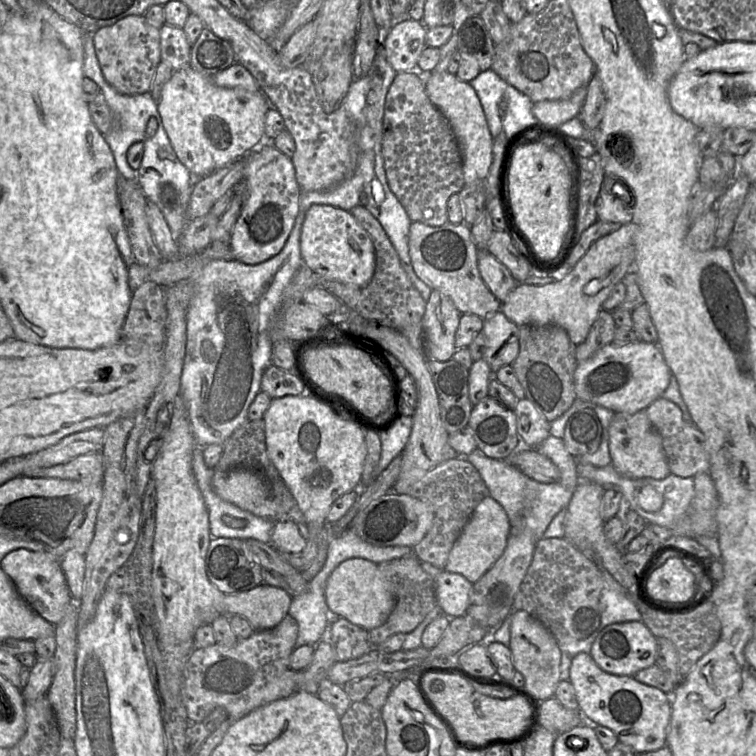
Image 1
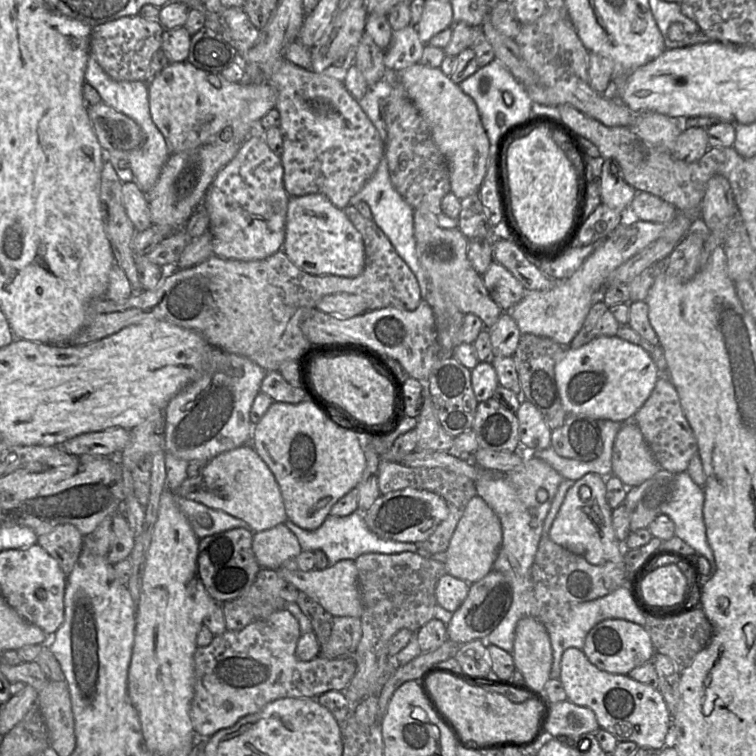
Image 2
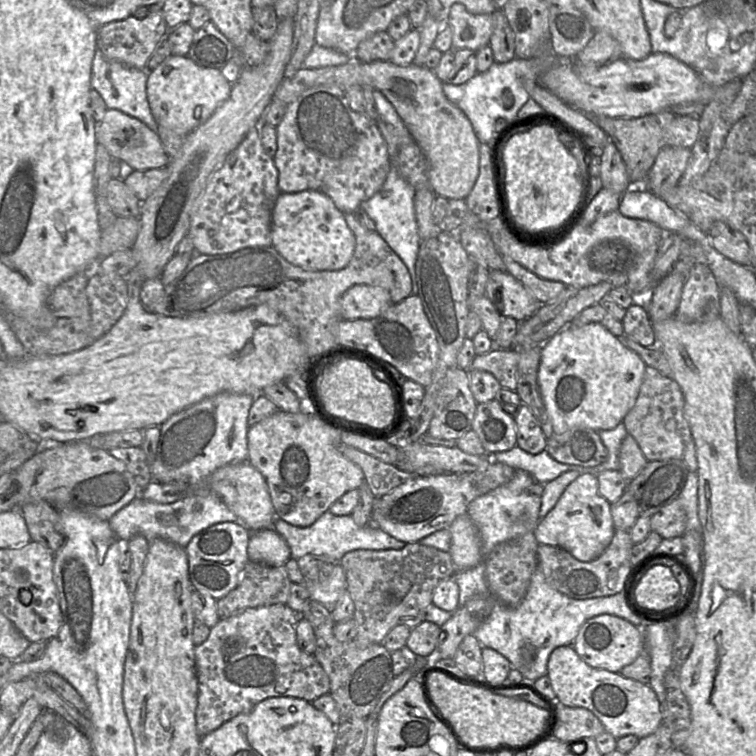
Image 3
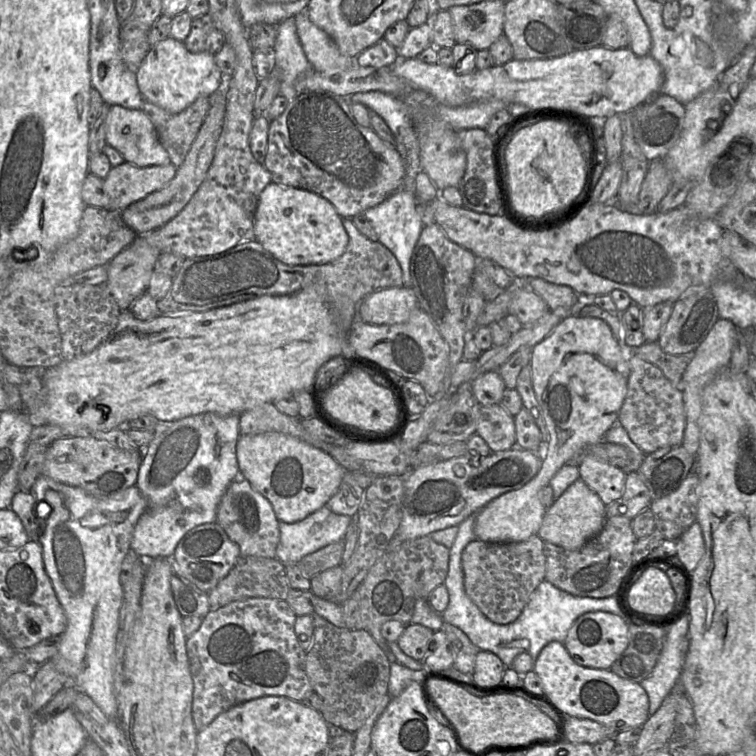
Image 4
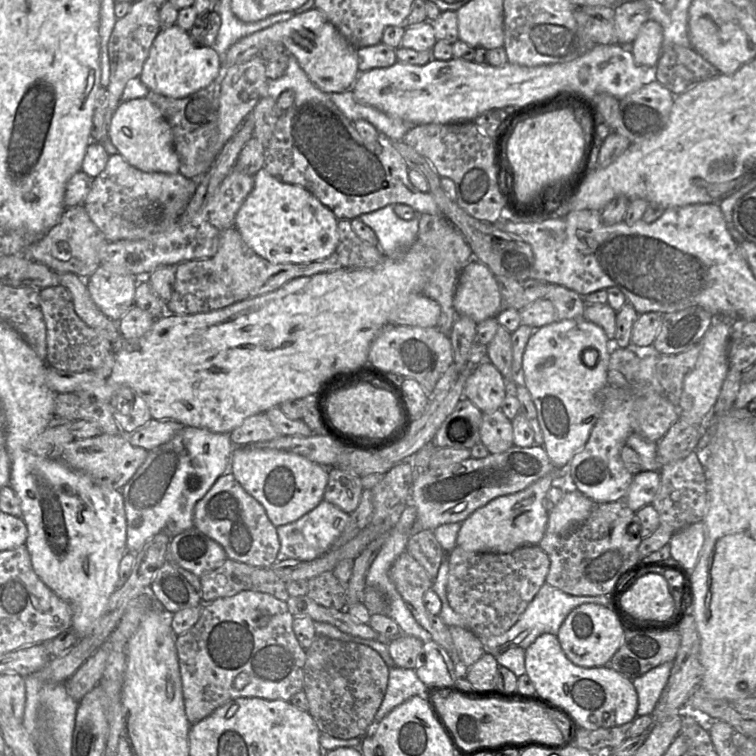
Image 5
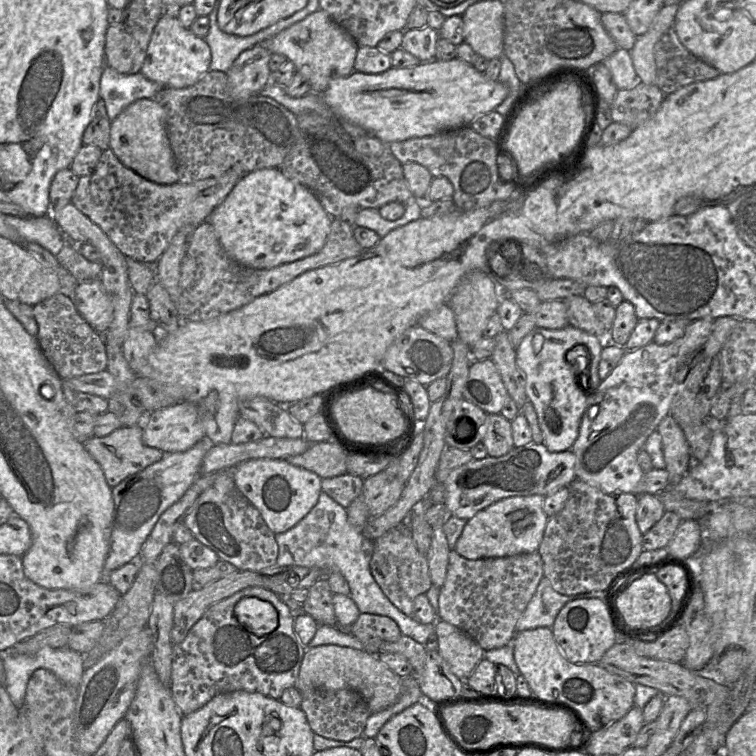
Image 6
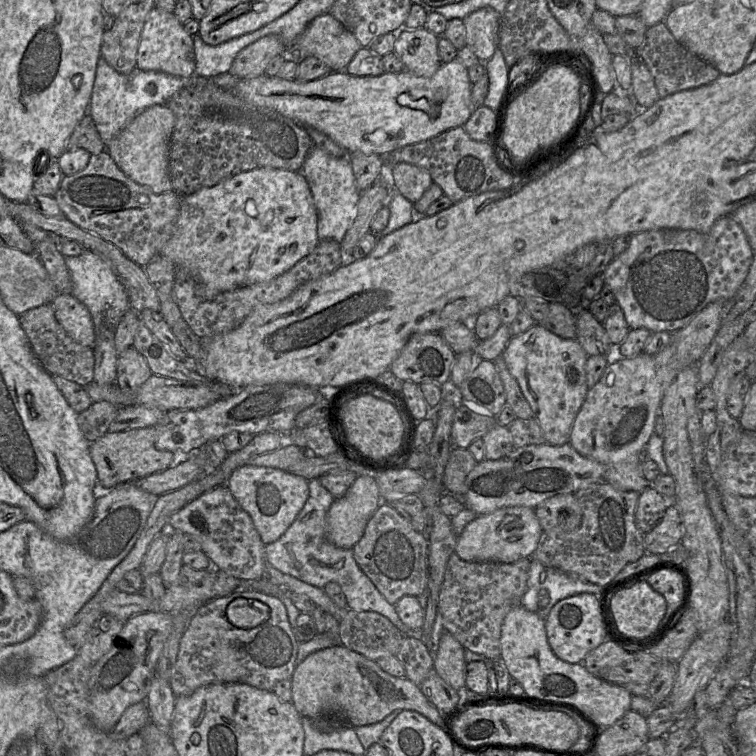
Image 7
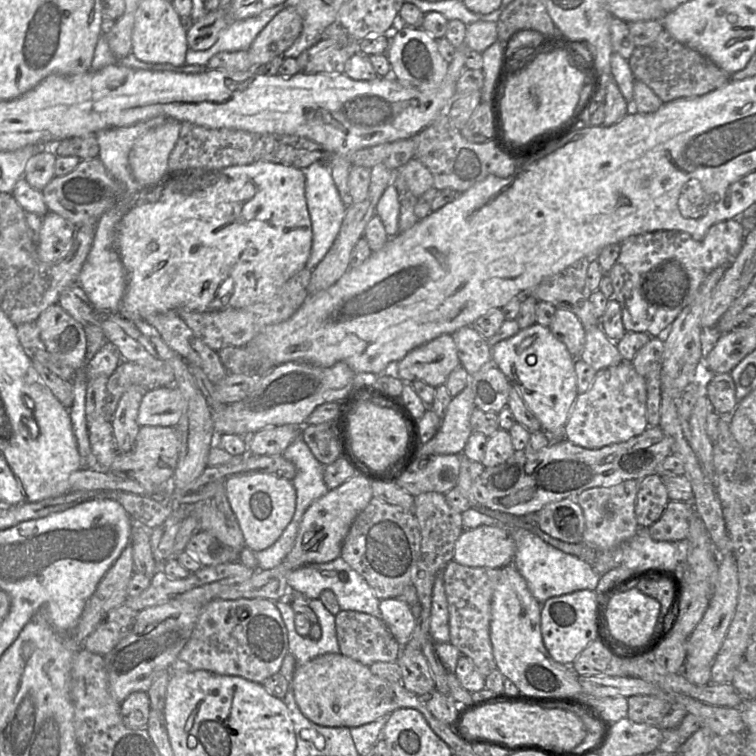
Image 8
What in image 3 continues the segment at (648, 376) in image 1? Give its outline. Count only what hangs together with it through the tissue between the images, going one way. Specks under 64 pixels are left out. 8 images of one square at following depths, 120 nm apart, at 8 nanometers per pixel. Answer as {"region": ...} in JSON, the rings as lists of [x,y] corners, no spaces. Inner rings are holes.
{"region":[[[600,323],[562,328],[542,345],[538,384],[555,434],[585,426],[596,431],[610,430],[623,422],[634,406],[644,379],[646,364]]]}

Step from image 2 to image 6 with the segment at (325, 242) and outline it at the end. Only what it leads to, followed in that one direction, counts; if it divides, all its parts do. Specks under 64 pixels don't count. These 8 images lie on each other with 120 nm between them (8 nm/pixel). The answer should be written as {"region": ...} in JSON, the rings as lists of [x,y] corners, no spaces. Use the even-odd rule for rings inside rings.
{"region":[[[263,168],[245,174],[227,195],[224,201],[217,206],[208,217],[208,222],[214,228],[218,240],[226,254],[236,262],[254,269],[271,269],[282,264],[311,256],[319,252],[324,246],[331,230],[332,217],[325,211],[317,196],[303,184],[296,182],[286,175],[279,168]]]}

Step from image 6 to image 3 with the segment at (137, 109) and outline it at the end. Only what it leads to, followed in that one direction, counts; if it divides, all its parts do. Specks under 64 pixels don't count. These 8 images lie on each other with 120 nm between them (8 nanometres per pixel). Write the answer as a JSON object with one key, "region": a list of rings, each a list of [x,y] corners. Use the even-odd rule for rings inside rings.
{"region":[[[107,108],[103,118],[95,122],[95,137],[97,143],[103,145],[113,159],[126,162],[134,170],[166,167],[170,159],[154,131],[139,119],[117,109]]]}

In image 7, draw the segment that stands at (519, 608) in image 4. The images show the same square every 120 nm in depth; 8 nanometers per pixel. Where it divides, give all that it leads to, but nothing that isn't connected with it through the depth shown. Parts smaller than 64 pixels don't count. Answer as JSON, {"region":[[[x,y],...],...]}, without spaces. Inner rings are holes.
{"region":[[[454,552],[446,564],[444,581],[440,587],[438,612],[441,613],[444,630],[450,632],[465,649],[483,655],[491,661],[500,660],[501,627],[510,610],[522,605],[530,564],[531,558],[524,558],[515,563],[466,562]]]}

